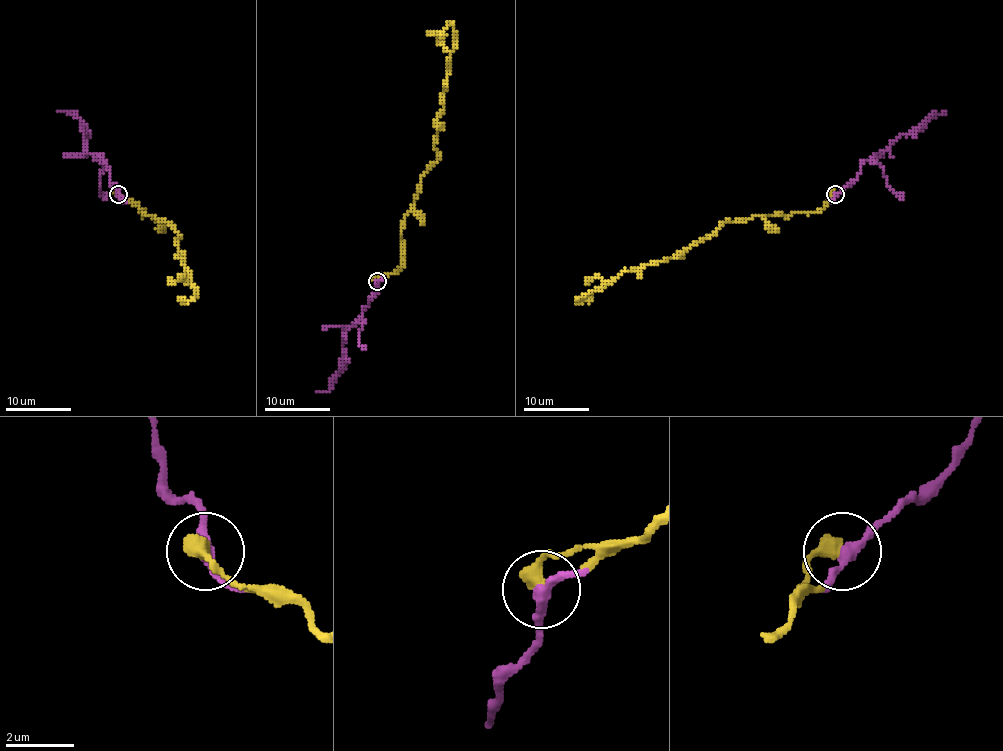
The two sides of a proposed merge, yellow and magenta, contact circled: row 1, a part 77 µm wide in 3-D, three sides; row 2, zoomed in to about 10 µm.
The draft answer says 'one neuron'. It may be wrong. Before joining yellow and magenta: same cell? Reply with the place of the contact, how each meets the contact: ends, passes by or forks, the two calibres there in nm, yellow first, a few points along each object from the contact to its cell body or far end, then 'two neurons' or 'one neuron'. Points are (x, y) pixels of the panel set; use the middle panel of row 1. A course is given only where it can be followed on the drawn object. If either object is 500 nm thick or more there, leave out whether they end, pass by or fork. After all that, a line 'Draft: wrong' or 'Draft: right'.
at (377, 281); yellow ends there; magenta passes by; 460 nm thick on the yellow side, 280 nm on the other; yellow runs (377, 281), (402, 265), (402, 222), (425, 171), (438, 158), (436, 122), (454, 45), (449, 23), (441, 39); magenta runs (377, 281), (377, 291), (363, 314), (345, 330), (341, 369), (325, 392), (315, 390); one neuron
Draft: right

